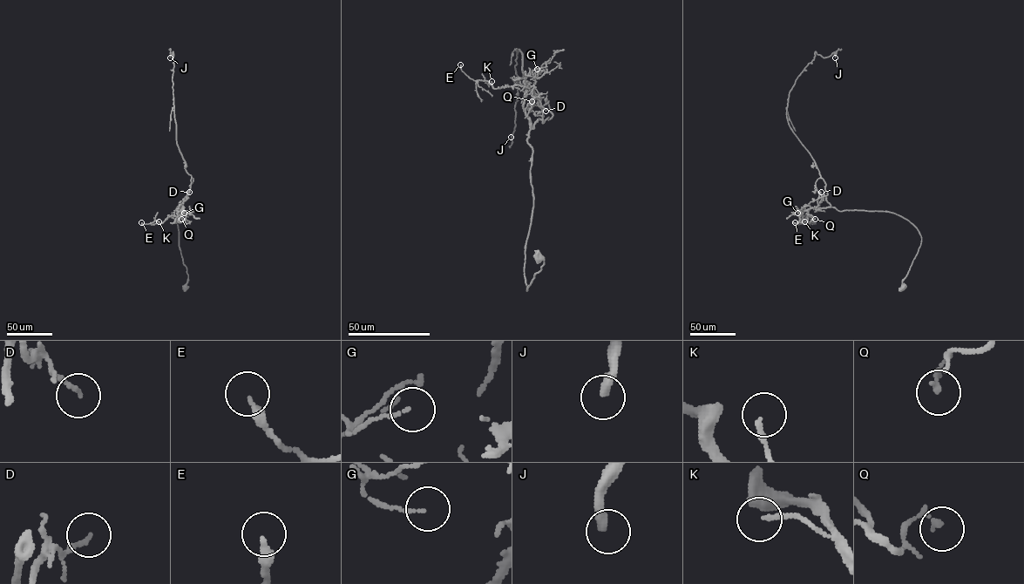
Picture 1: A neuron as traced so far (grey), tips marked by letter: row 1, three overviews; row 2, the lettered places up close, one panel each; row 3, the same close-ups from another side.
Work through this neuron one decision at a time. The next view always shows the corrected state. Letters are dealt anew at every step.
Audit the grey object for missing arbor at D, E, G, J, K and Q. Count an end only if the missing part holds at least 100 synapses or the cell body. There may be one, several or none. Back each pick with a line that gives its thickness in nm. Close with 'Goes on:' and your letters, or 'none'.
J: Thickness 280 nm
Goes on: J

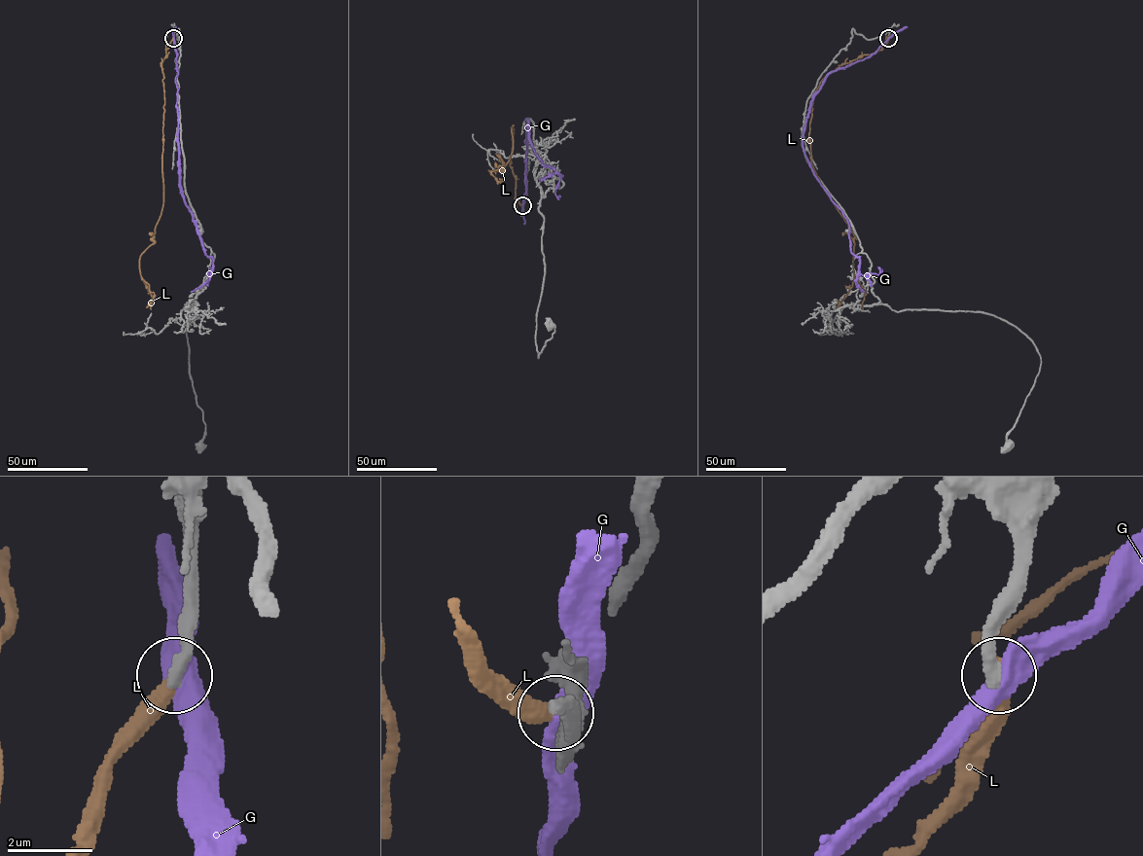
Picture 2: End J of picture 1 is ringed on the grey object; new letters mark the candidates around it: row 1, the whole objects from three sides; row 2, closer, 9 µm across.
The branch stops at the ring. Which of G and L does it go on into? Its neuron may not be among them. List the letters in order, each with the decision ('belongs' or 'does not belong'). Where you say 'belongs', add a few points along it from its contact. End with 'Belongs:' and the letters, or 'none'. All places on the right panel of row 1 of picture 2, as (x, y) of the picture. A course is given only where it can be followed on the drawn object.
G: does not belong
L: belongs; course (888, 38), (881, 50), (829, 73), (813, 100), (811, 162), (854, 236), (854, 279), (836, 307)
Belongs: L

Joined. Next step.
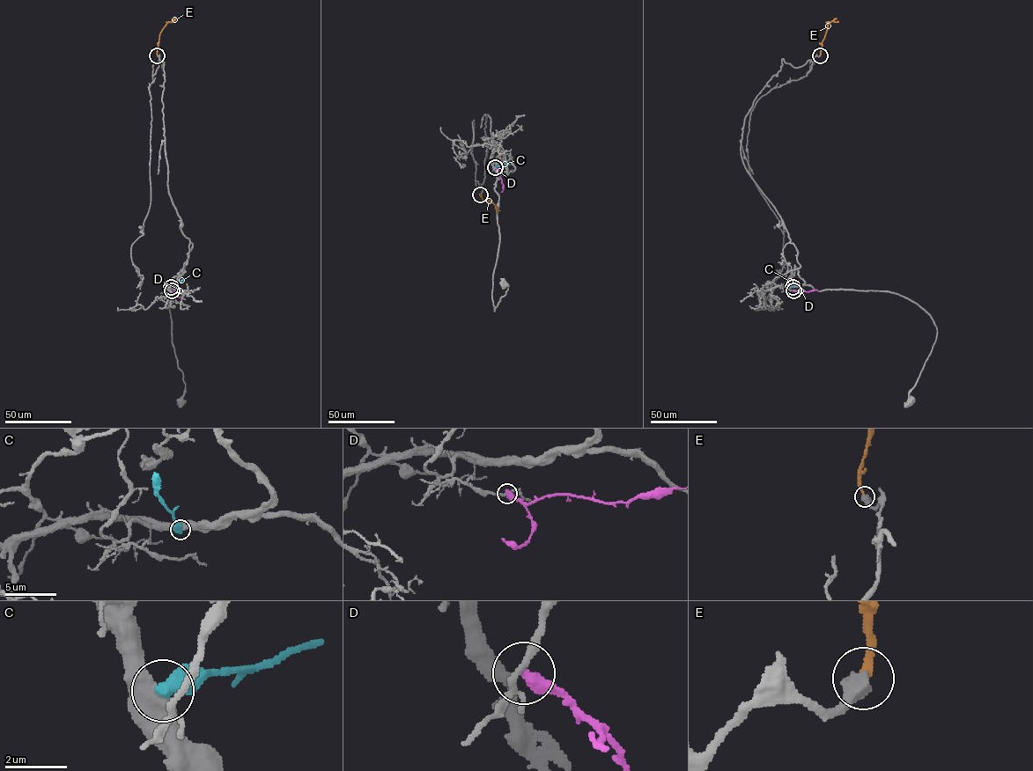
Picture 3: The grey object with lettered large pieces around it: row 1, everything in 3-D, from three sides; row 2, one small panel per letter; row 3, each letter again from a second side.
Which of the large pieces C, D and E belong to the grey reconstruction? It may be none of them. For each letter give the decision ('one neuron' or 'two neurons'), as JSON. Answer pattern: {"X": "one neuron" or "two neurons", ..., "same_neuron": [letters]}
{"C": "two neurons", "D": "two neurons", "E": "two neurons", "same_neuron": []}

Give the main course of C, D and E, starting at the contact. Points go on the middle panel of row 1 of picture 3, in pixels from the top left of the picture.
C: (494, 167), (509, 164)
D: (495, 167), (503, 185), (501, 192)
E: (480, 194), (482, 199), (493, 203), (500, 210)

